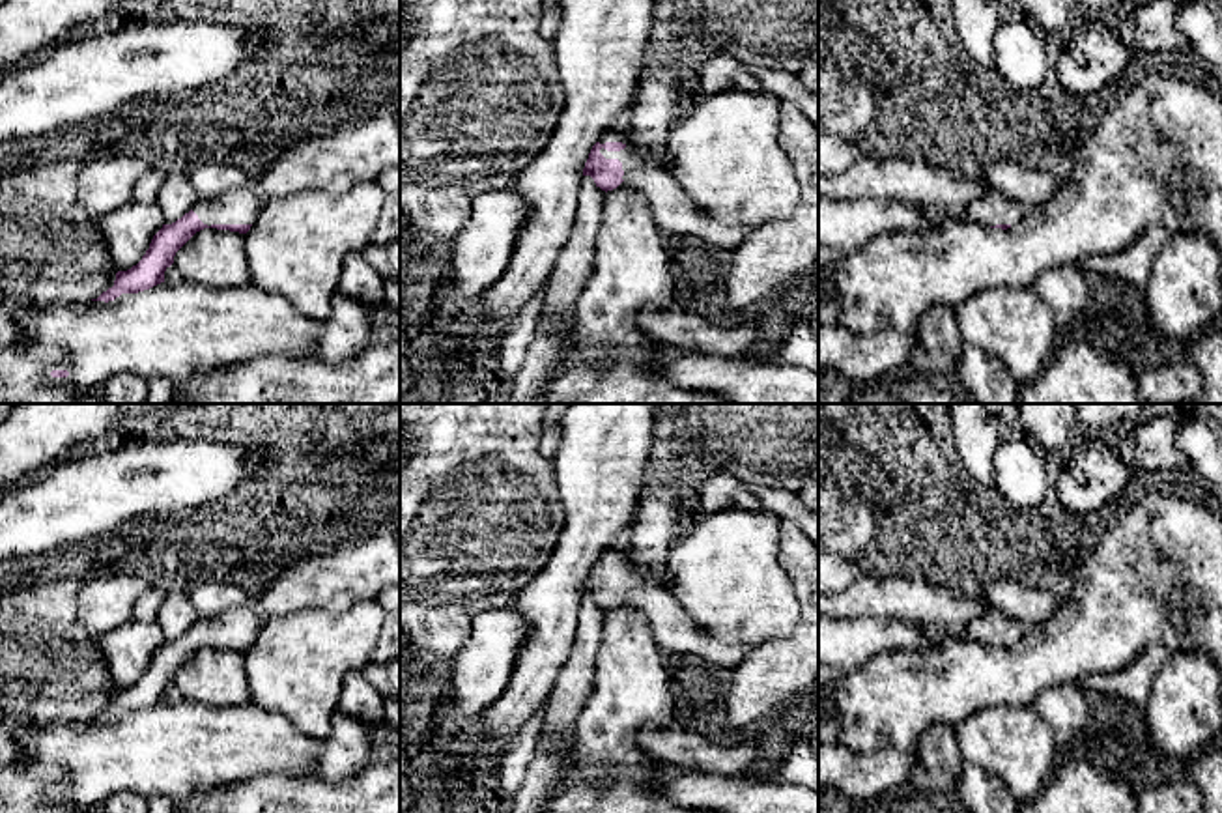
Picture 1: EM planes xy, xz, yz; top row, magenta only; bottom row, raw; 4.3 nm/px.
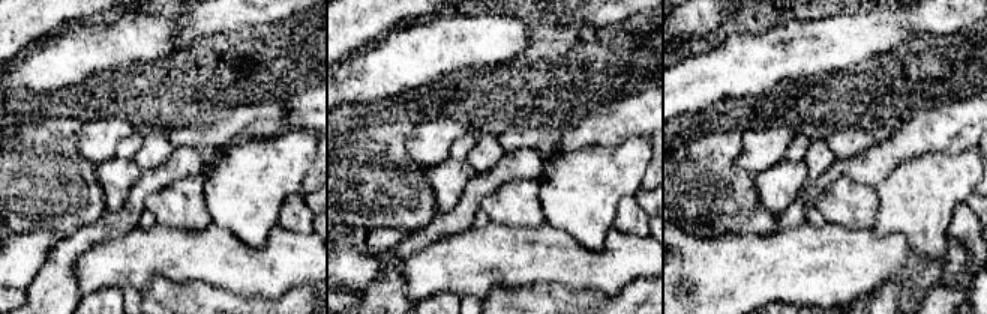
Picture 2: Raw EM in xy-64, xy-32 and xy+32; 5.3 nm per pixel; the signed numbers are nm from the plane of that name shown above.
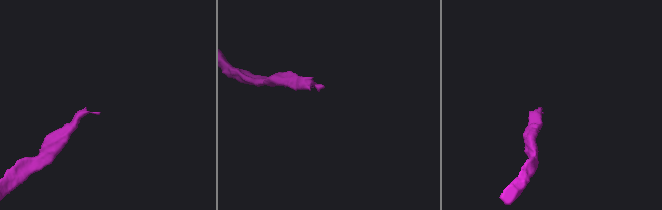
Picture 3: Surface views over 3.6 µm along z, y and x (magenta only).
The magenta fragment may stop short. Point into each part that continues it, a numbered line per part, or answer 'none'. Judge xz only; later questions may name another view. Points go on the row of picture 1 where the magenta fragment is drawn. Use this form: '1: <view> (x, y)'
1: xz (675, 213)

